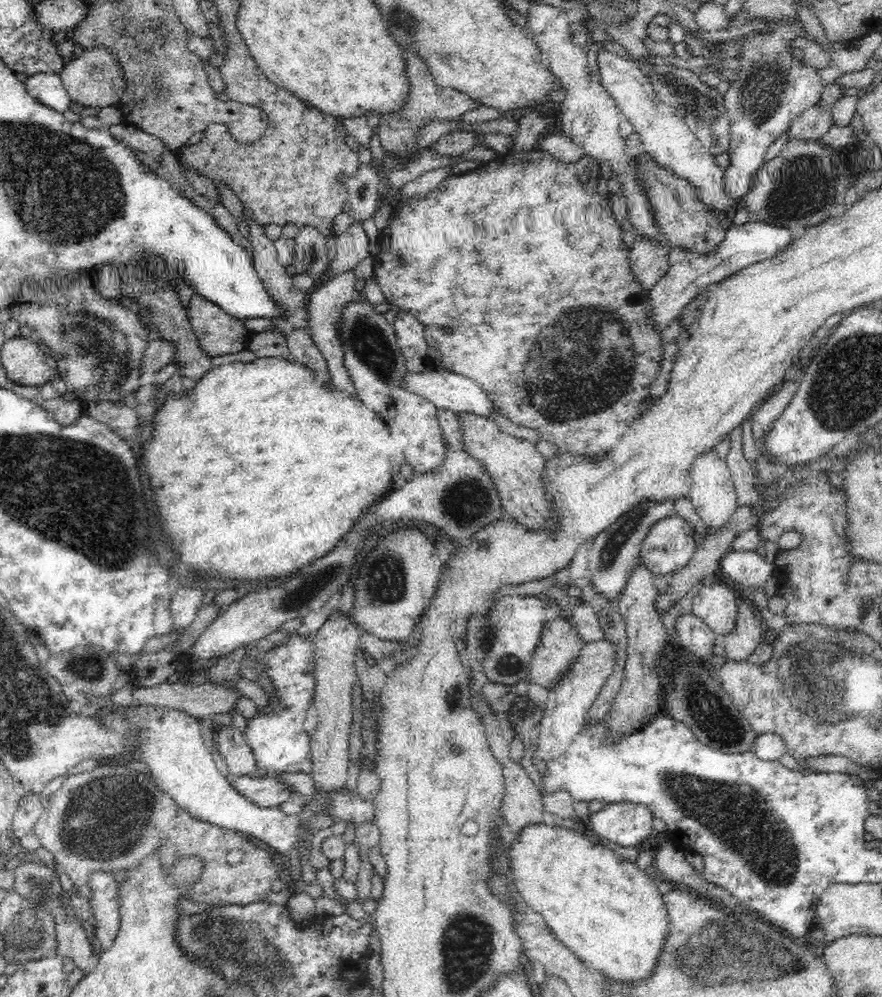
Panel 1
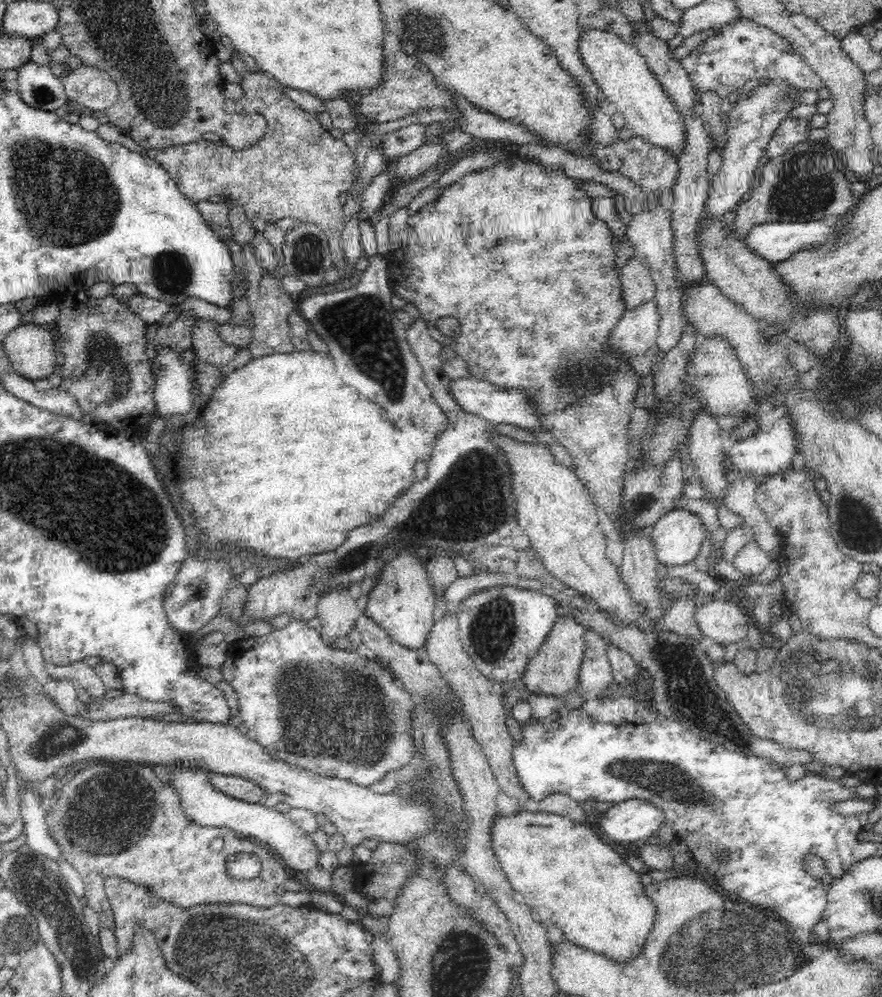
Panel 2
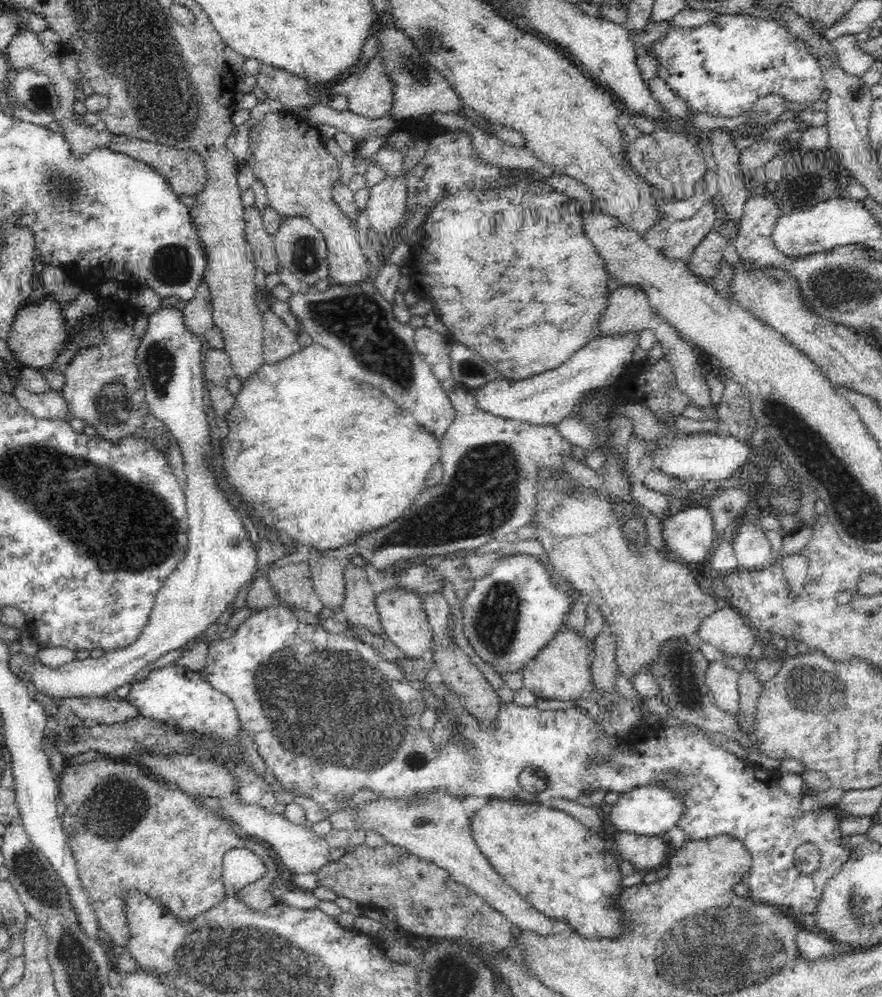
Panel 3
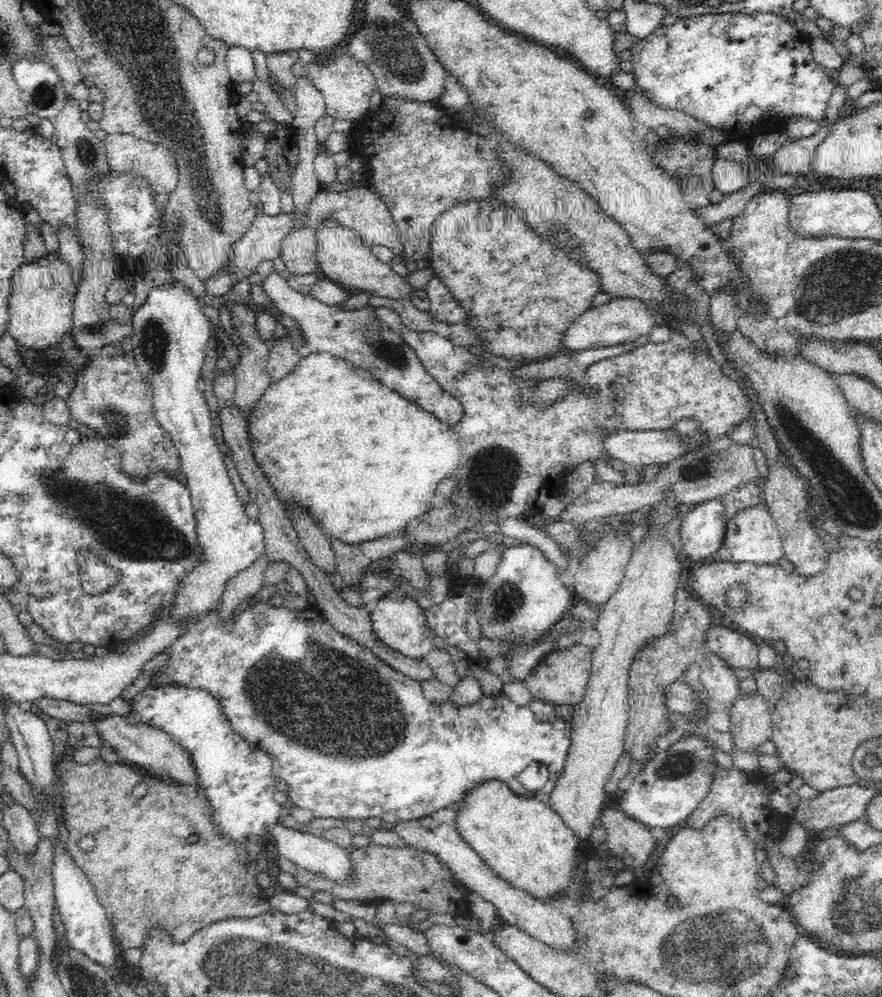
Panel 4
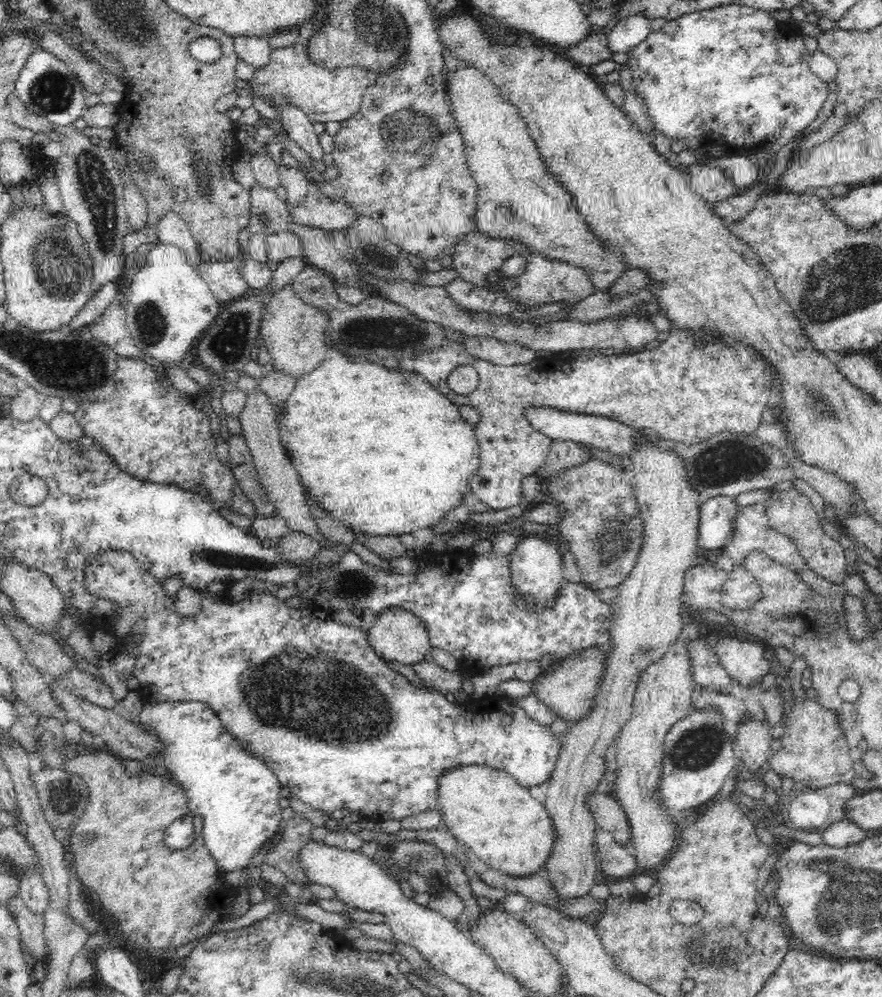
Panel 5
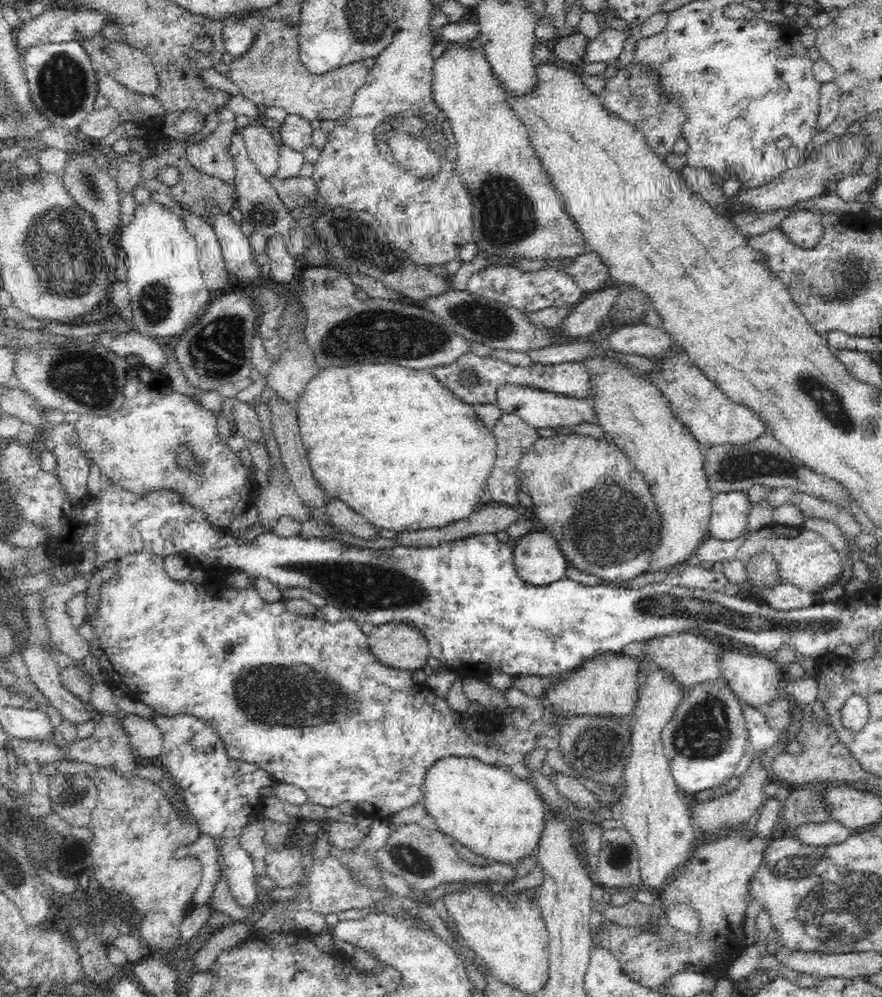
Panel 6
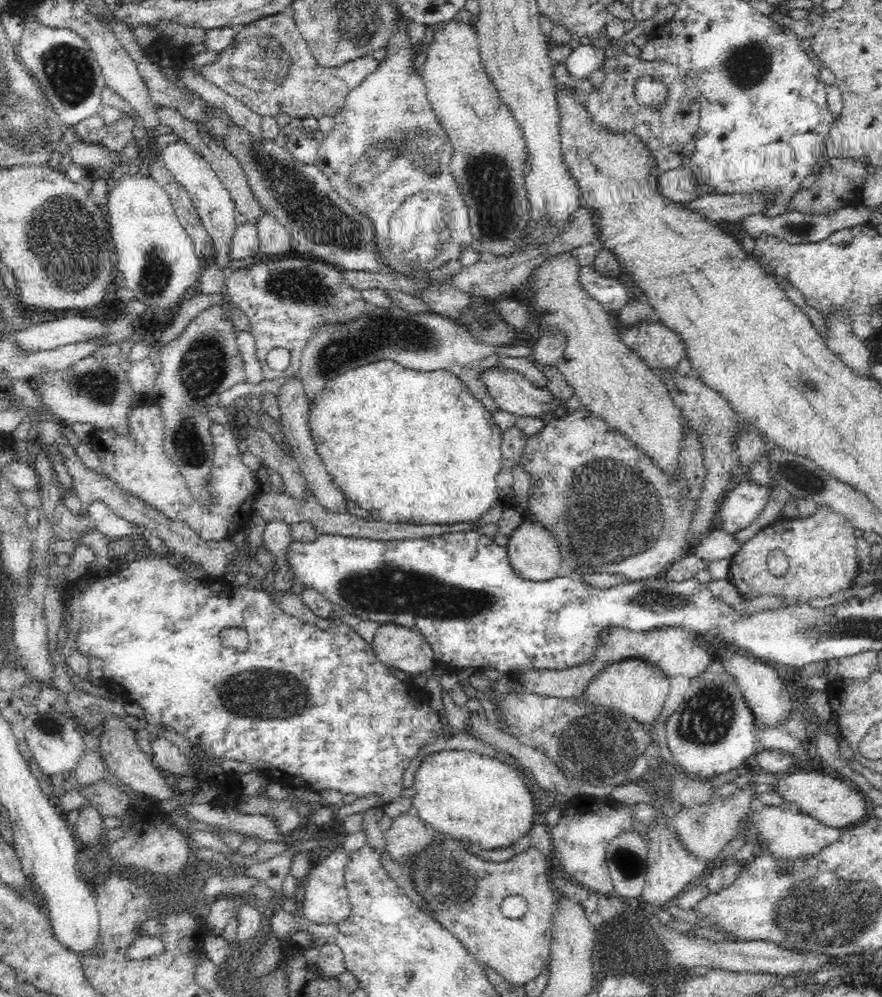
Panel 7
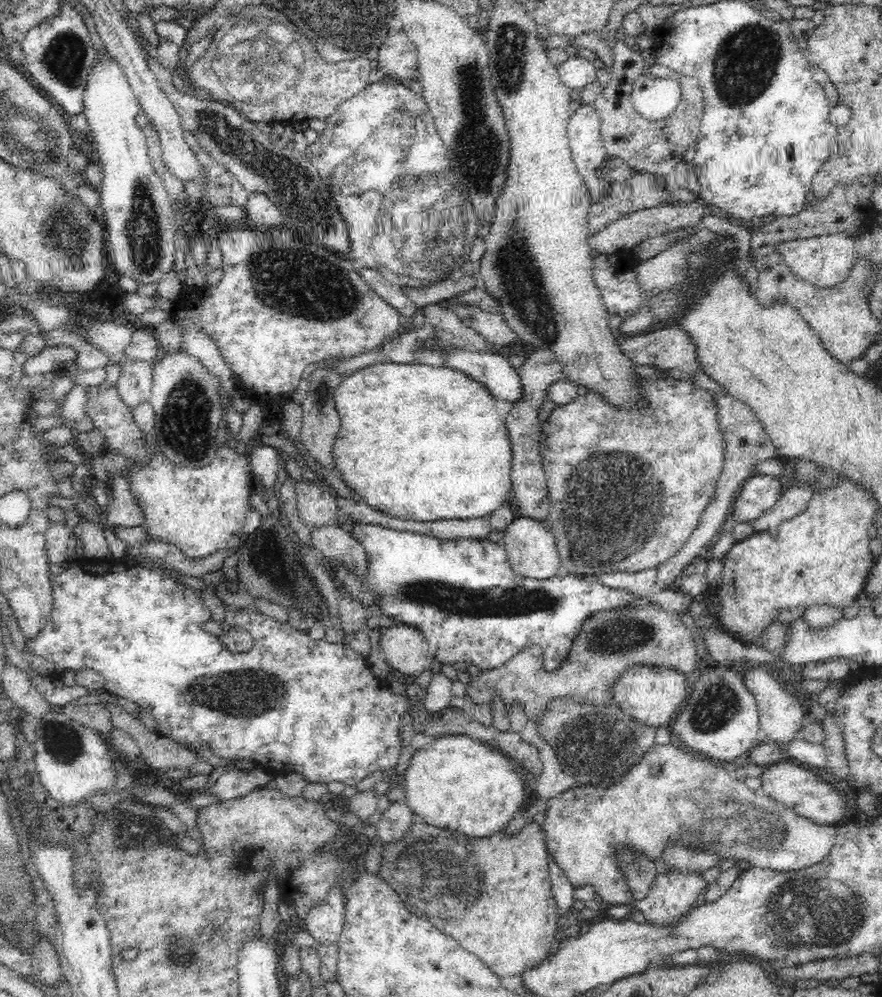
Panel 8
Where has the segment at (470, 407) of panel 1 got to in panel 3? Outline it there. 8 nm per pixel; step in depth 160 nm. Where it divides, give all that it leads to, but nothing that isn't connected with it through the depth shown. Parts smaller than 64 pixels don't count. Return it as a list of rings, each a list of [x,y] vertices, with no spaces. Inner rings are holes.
[[[640,332],[614,334],[591,340],[575,352],[564,364],[552,370],[541,372],[524,380],[492,380],[480,388],[472,389],[476,405],[493,416],[518,420],[534,426],[559,426],[569,418],[581,395],[594,388],[607,388],[634,361],[633,352],[638,340],[647,344]]]

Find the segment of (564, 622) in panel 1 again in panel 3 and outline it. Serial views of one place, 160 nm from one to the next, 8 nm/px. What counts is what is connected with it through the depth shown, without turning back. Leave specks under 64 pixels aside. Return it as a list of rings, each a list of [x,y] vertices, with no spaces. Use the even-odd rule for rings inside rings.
[[[568,623],[562,626],[550,643],[520,672],[524,676],[524,688],[537,698],[576,701],[582,697],[591,680],[591,646]]]

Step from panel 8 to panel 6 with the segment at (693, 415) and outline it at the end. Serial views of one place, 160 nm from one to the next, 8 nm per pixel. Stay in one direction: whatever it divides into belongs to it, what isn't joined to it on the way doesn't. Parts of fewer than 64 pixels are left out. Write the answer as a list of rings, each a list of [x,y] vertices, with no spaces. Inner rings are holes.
[[[556,433],[548,438],[540,437],[522,455],[517,480],[521,489],[532,498],[531,516],[542,530],[558,541],[569,566],[598,575],[602,583],[607,584],[628,582],[647,572],[651,553],[660,540],[660,513],[644,475],[610,436],[594,438],[579,433]]]

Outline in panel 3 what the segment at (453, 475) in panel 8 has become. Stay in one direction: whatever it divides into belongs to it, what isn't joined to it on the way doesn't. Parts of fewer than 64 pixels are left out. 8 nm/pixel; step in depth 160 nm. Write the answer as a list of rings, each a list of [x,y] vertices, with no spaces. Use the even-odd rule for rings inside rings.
[[[316,343],[301,348],[282,362],[262,364],[234,396],[234,406],[224,418],[230,428],[230,436],[222,440],[221,444],[222,468],[226,482],[232,486],[242,501],[248,502],[249,507],[256,512],[256,516],[262,518],[266,528],[272,529],[278,536],[283,536],[287,540],[292,539],[294,544],[316,547],[321,551],[352,544],[362,534],[388,526],[390,522],[406,514],[406,509],[410,508],[410,504],[416,500],[418,494],[427,488],[426,476],[430,468],[440,463],[440,437],[434,437],[432,433],[424,431],[424,427],[418,425],[410,413],[402,411],[402,407],[398,407],[382,390],[370,388],[370,384],[344,378],[342,374],[345,372],[340,372],[340,368],[342,365],[334,352]]]

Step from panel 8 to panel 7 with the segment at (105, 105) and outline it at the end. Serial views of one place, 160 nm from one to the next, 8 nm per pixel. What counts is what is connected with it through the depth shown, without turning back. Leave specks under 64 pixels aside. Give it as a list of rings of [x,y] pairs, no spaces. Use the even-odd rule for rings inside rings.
[[[142,172],[132,174],[122,174],[120,180],[109,180],[108,203],[104,208],[106,214],[110,217],[111,233],[110,242],[114,249],[116,258],[116,272],[120,272],[124,278],[124,286],[134,291],[136,300],[140,300],[148,305],[146,321],[154,322],[166,321],[166,314],[175,303],[182,303],[186,292],[194,294],[200,274],[204,270],[204,263],[198,256],[196,247],[190,235],[182,228],[178,221],[178,216],[174,213],[172,202],[169,195],[156,180],[150,176],[144,176]]]

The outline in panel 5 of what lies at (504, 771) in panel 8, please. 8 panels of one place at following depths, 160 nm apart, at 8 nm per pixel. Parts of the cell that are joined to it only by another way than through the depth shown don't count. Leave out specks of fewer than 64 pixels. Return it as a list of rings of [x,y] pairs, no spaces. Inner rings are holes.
[[[458,766],[451,768],[450,770],[444,771],[439,776],[437,799],[437,809],[440,813],[442,813],[443,824],[447,826],[450,834],[456,838],[459,846],[462,846],[465,850],[469,851],[473,857],[480,858],[493,869],[515,877],[528,876],[538,872],[542,873],[544,863],[546,862],[546,859],[549,859],[549,854],[551,853],[556,838],[552,819],[548,814],[542,798],[530,795],[529,788],[522,787],[522,785],[518,784],[518,781],[512,778],[512,776],[510,776],[507,772],[488,768],[486,766]]]

